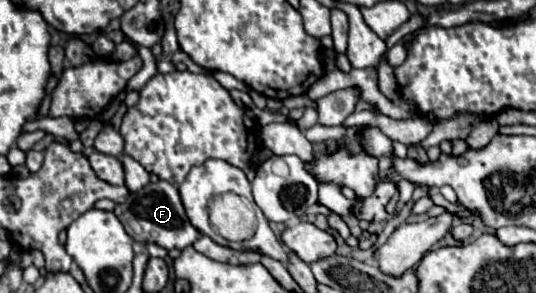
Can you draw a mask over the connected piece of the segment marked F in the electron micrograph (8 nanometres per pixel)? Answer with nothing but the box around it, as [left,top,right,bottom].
[115,180,200,250]

